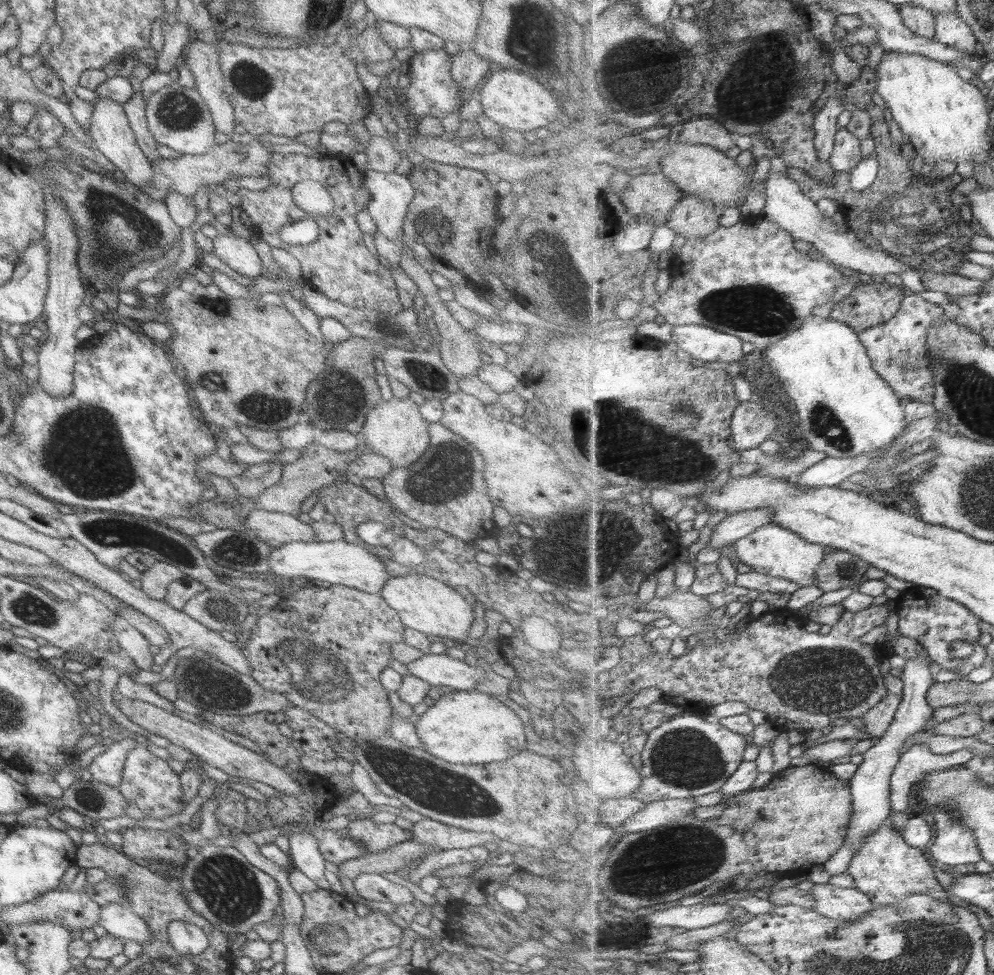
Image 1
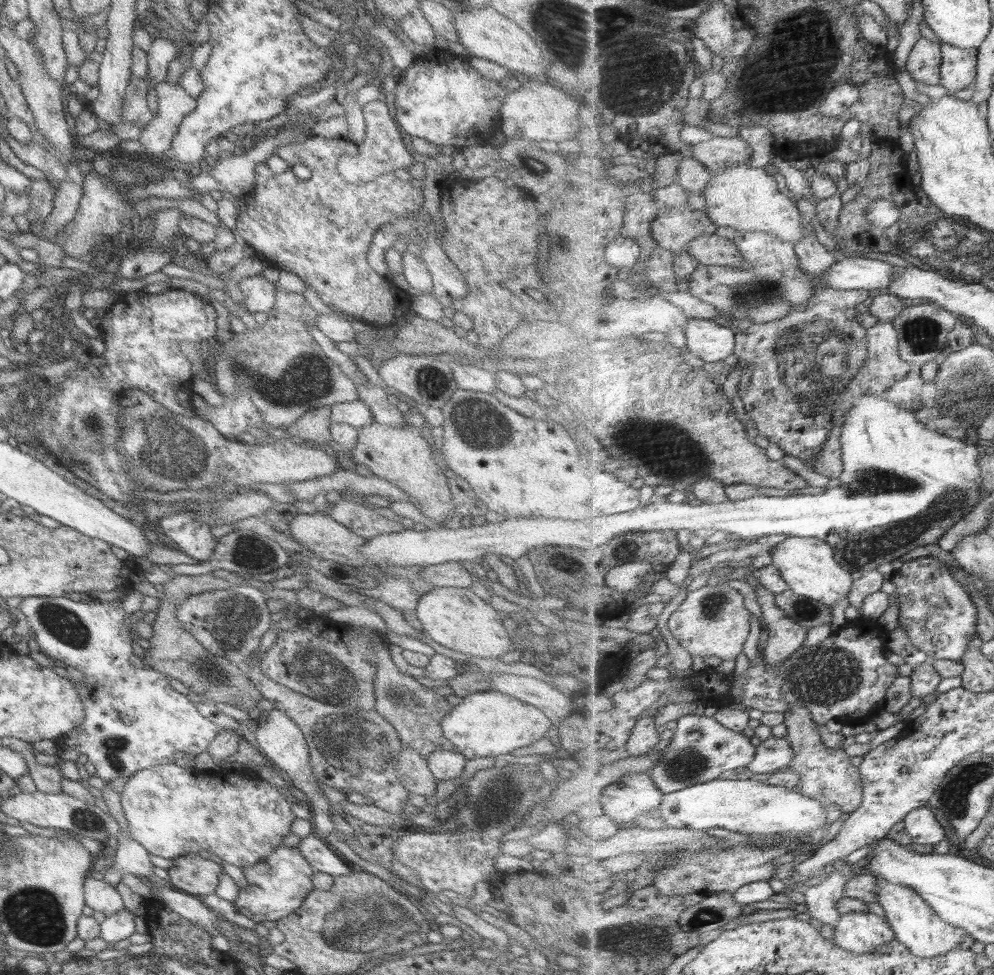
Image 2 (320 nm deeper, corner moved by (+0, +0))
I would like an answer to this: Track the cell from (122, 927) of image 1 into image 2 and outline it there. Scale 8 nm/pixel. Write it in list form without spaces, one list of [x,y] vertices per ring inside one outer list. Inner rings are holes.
[[[88,876],[84,878],[82,889],[84,904],[92,911],[100,912],[107,917],[123,910],[122,900],[114,885]]]

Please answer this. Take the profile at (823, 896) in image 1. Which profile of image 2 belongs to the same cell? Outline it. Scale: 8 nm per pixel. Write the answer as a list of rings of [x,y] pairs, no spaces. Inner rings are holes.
[[[865,912],[841,915],[833,938],[841,948],[857,954],[877,952],[895,939],[896,932],[887,919]]]

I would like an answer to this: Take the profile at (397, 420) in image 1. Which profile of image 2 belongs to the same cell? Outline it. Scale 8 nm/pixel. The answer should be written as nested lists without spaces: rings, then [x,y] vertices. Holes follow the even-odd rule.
[[[373,422],[357,428],[355,445],[348,451],[351,462],[365,466],[377,478],[381,478],[396,486],[412,500],[418,510],[435,524],[441,526],[446,518],[453,516],[454,506],[452,496],[446,481],[446,476],[433,461],[431,449],[421,436],[420,429],[401,425],[401,427],[385,427]]]

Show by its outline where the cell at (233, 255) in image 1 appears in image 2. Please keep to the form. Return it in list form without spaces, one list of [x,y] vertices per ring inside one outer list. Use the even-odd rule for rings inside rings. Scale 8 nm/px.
[[[261,274],[245,276],[238,284],[243,305],[249,313],[268,313],[274,304],[274,287],[269,279],[263,279]]]

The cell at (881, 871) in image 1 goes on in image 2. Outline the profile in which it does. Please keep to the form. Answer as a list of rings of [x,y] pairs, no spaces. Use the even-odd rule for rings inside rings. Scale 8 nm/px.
[[[877,876],[878,887],[875,890],[879,905],[886,913],[887,921],[896,932],[896,939],[903,943],[913,954],[921,958],[933,958],[947,954],[956,948],[971,948],[975,939],[962,928],[945,922],[931,905],[915,892],[903,884],[893,884]]]

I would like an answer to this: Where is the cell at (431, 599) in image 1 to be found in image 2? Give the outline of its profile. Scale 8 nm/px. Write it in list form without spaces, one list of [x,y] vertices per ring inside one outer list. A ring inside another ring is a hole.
[[[432,587],[417,601],[414,615],[420,622],[425,637],[468,657],[496,658],[513,650],[502,614],[488,601],[477,597],[469,588]]]

